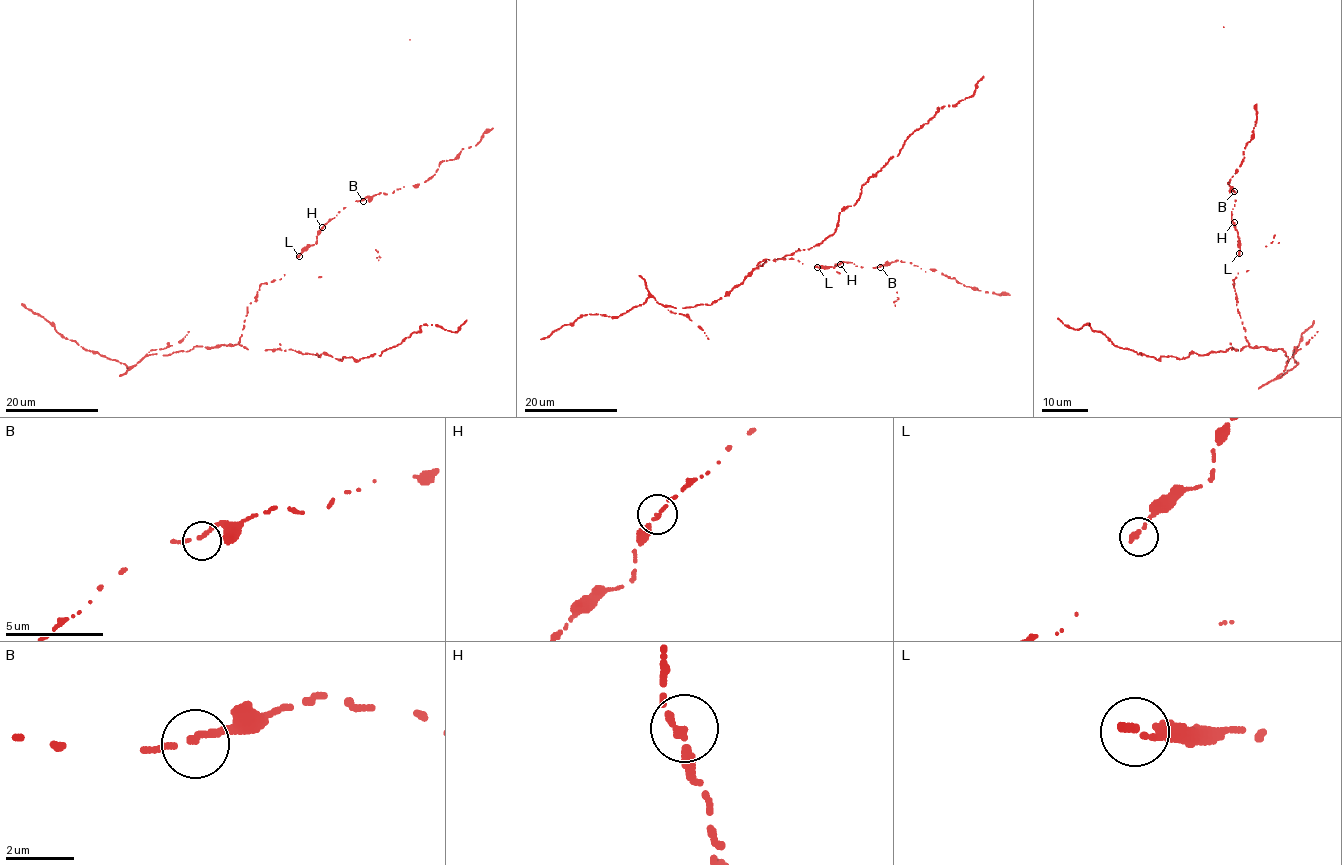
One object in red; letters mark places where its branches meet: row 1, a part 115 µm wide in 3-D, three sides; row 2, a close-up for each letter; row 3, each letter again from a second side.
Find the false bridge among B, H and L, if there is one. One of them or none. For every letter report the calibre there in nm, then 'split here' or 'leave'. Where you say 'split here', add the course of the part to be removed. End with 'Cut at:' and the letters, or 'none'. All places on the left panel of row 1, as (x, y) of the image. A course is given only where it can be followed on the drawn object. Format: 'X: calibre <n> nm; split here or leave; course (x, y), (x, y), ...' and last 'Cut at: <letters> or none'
B: calibre 190 nm; leave
H: calibre 190 nm; leave
L: calibre 320 nm; leave
Cut at: none

